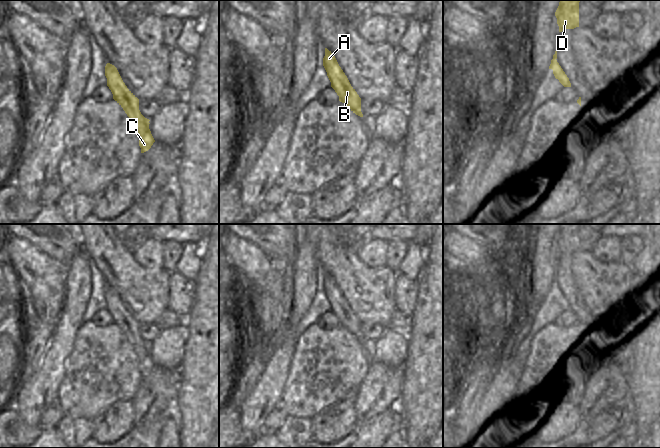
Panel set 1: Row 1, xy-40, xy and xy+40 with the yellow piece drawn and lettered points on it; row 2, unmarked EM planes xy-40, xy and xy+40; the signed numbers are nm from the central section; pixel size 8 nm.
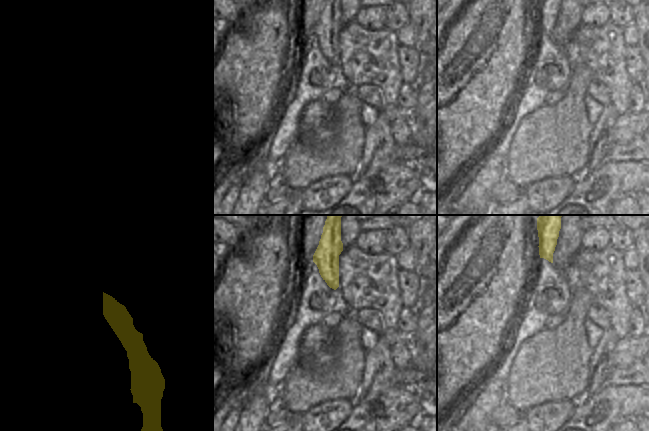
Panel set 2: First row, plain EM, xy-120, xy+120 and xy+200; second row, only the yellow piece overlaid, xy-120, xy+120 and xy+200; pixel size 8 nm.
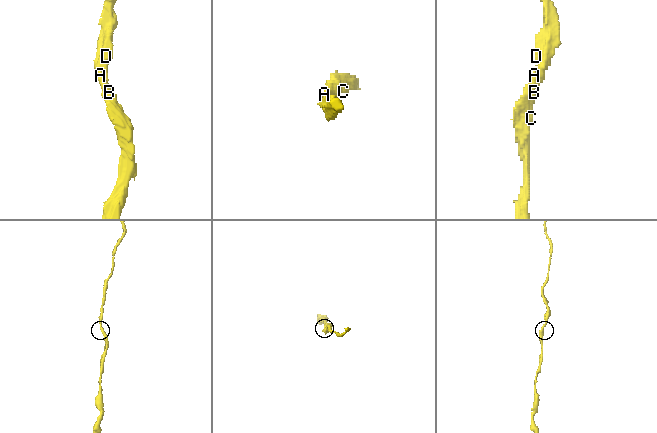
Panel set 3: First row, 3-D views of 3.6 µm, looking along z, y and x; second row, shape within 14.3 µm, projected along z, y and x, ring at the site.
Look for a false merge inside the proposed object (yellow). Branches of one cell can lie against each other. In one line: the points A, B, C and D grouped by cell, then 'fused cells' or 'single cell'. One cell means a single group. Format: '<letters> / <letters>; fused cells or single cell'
A B C D; single cell

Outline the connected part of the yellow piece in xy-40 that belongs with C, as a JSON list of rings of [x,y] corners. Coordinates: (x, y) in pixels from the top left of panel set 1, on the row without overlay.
[[[106,288],[105,300],[113,323],[123,332],[139,360],[141,377],[148,375],[155,364],[149,353],[150,344],[145,342],[139,334],[139,323],[127,312],[114,289]]]

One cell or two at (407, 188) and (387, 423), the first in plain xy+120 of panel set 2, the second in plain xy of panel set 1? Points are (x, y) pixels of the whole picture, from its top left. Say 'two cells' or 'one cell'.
one cell

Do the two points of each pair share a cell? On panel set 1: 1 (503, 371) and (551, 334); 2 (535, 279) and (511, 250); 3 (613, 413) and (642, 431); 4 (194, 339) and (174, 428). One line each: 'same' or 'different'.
1: different
2: different
3: different
4: different

